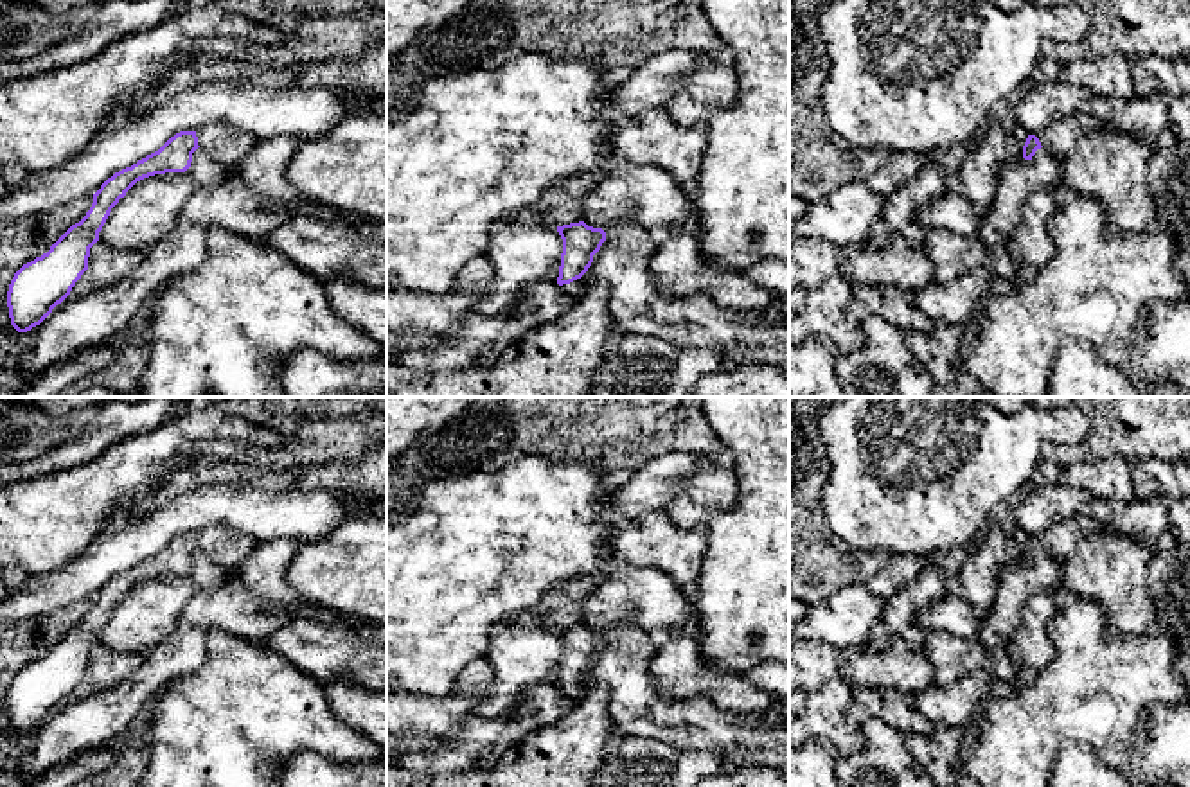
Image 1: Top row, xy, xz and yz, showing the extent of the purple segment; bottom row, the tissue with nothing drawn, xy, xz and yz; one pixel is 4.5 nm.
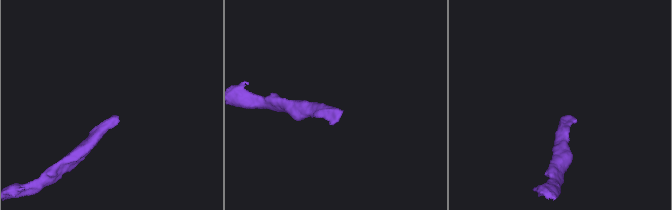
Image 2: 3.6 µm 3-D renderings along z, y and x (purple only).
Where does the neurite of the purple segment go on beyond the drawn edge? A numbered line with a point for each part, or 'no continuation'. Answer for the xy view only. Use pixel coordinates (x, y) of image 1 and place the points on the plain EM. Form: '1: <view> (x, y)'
1: xy (227, 547)

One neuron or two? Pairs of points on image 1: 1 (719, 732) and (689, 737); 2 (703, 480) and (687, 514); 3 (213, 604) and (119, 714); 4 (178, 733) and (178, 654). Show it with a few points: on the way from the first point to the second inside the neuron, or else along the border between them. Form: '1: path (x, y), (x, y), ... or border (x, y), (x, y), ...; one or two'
1: path (712, 732), (696, 732); one
2: path (703, 489), (694, 505); one
3: path (187, 629), (187, 642), (144, 685); one
4: border (209, 649), (196, 671), (155, 696); two

